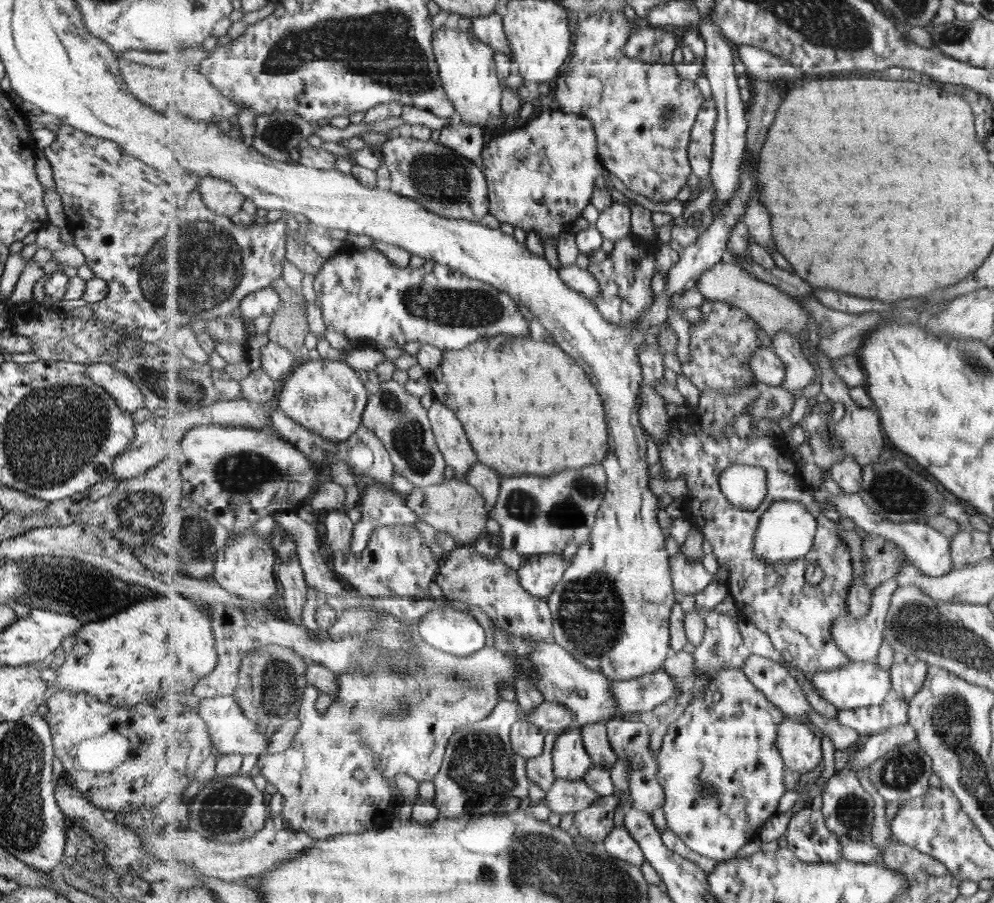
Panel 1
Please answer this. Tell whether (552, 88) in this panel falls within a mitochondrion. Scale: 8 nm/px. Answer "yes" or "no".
no

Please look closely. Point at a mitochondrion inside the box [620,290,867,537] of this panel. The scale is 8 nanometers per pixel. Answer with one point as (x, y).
(834, 442)

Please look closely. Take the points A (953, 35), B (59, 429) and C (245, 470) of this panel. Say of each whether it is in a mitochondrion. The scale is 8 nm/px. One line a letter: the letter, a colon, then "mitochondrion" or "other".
A: mitochondrion
B: mitochondrion
C: mitochondrion

